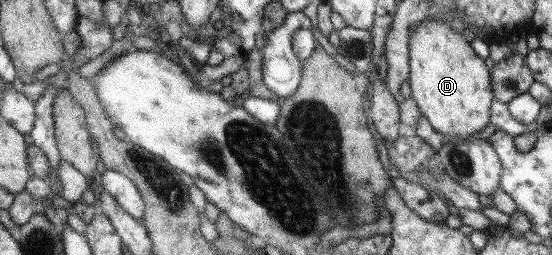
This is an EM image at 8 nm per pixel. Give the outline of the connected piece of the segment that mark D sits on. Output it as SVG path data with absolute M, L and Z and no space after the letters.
M423 21L411 33L410 87L422 115L444 136L469 136L490 122L491 72L463 35L448 24Z

